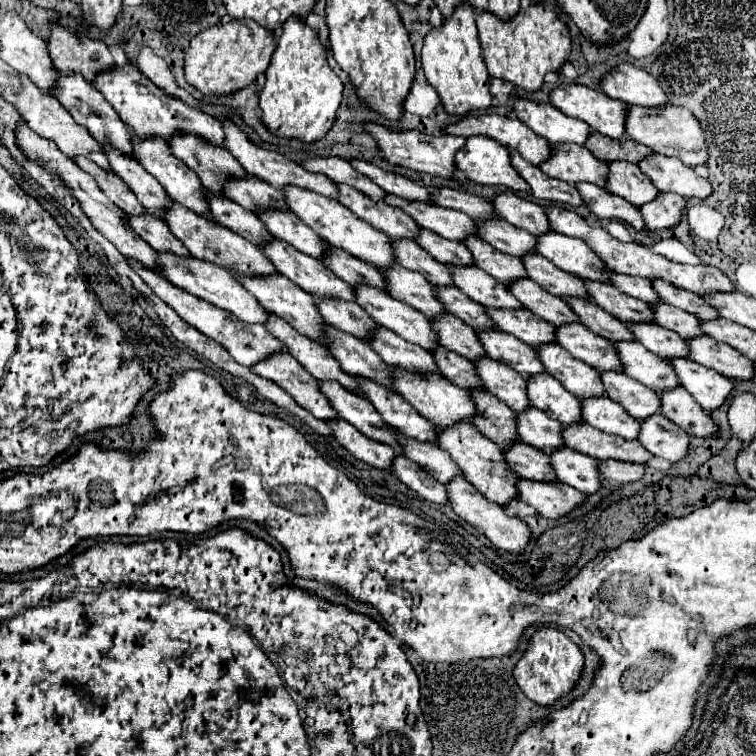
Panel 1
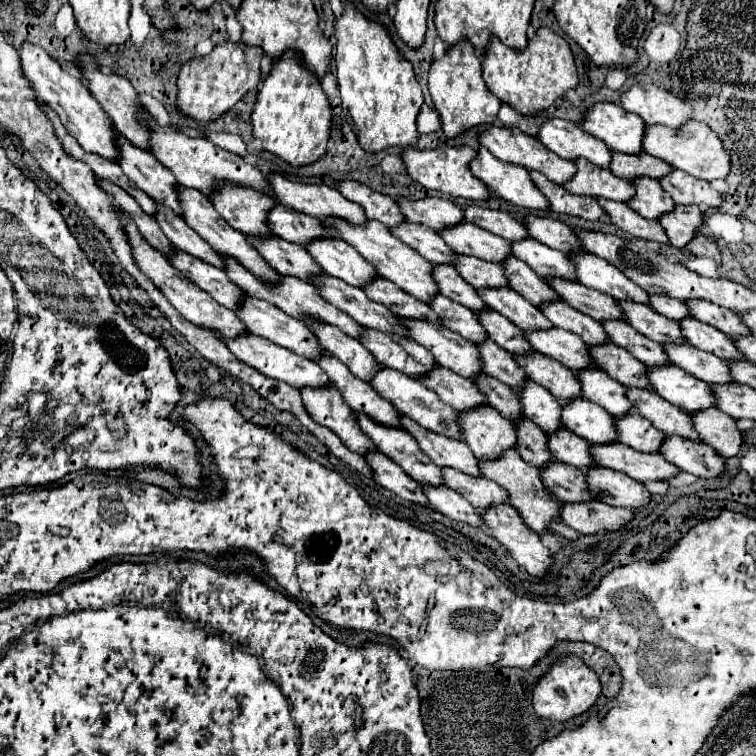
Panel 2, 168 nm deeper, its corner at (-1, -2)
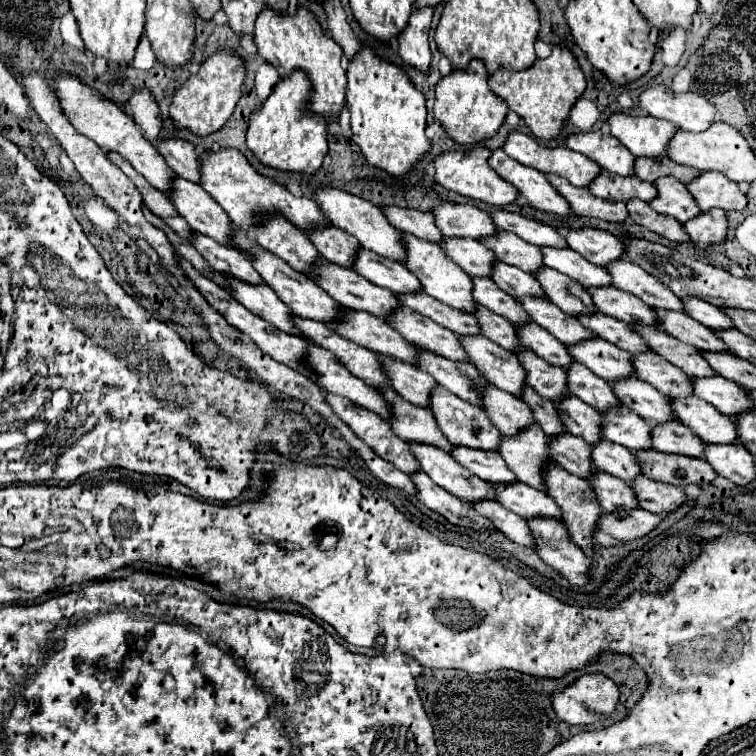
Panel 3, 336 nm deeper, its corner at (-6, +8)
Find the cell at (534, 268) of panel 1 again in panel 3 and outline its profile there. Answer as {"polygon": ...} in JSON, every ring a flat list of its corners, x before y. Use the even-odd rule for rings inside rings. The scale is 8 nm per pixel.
{"polygon":[[614,286,606,288,588,288,588,292,594,298,594,304,598,312,618,318,626,324,644,324,644,326,658,326,656,312,644,304,638,296,632,296,624,290,618,290]]}

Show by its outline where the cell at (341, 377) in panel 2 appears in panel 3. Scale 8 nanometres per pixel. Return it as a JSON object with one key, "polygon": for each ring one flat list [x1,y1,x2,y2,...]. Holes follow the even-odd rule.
{"polygon":[[380,388,384,400,392,406,392,430,406,442,430,444,444,452,452,448,450,440,436,428,436,420,432,420,432,412,426,408,418,408,400,398,392,388]]}

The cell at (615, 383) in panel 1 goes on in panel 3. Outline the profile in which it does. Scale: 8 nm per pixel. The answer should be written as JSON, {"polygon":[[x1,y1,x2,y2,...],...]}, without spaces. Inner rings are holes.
{"polygon":[[696,396,674,398,672,408,682,424,692,428,708,444,736,444,736,424,732,418,720,414,712,404]]}

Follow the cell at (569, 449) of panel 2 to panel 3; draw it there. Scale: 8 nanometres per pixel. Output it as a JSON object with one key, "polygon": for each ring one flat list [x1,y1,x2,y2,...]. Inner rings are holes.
{"polygon":[[600,440,598,444,594,444,592,460,600,472,620,476,620,480,624,482,632,480,632,476,642,474,640,464,636,464,636,456,628,448,610,440]]}

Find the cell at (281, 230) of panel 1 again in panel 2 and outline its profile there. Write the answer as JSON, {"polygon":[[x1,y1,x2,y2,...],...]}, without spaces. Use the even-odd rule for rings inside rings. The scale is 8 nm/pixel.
{"polygon":[[315,238,311,246,305,246,315,258,315,262,321,266,323,272,345,280,353,286,365,286,373,276,377,276,375,268,361,258,359,252,355,252,353,246,349,246,343,240,337,238]]}

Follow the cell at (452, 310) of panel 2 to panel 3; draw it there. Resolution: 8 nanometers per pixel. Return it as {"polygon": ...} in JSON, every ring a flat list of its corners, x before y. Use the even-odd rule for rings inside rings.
{"polygon":[[484,306,476,308,474,316,476,316,476,320,480,322,482,334,484,334,486,338,490,338,492,342,496,342,498,346,502,346,504,350,516,352,516,348,524,348,524,346,520,344,516,326,514,326,512,322,508,322,508,320,504,320,502,316,490,312,490,310,484,308]]}

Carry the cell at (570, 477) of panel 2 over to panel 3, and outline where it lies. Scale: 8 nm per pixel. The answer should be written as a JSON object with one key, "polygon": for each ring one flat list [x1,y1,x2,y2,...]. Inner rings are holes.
{"polygon":[[594,472,590,478,594,492,598,496,598,502,606,512,628,512,632,508,638,508,636,494,632,492,632,486,620,478,614,478,606,472]]}

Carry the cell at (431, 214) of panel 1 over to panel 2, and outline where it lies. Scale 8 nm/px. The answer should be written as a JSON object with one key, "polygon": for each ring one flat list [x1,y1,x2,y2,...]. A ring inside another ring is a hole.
{"polygon":[[465,220,459,222,459,226,447,226,447,230,439,230,437,234,457,254,469,254,497,264,511,256,511,242]]}

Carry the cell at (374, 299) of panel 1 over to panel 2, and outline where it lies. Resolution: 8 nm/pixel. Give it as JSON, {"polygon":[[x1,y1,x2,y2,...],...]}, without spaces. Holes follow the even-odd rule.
{"polygon":[[403,318,403,322,407,322,407,330,411,330,411,340,431,350,433,358,441,366,465,378,473,378,481,372,477,346,473,342,467,342,463,336,451,332,441,324,415,318]]}

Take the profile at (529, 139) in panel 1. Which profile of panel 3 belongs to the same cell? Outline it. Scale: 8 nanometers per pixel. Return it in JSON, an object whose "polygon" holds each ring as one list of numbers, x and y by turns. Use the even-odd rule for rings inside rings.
{"polygon":[[512,132,508,136,504,152,524,166,536,168,542,174,556,174,568,178,570,184,582,188,586,188,602,172,602,168,592,164,592,160,588,160,584,154,568,150,564,146,540,146,532,136,526,136,522,132]]}

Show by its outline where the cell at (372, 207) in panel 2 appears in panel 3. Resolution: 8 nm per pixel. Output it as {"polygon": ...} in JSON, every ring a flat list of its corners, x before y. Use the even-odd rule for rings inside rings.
{"polygon":[[384,206,382,208,386,218,400,230,400,232,408,232,420,240,426,242,442,242,444,236,440,232,440,228,434,224,434,216,432,212,418,212,418,210,410,210,410,208,396,208,396,206]]}

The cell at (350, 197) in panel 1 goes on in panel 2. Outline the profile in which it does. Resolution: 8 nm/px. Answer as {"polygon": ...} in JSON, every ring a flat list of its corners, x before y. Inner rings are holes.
{"polygon":[[401,222,399,226,395,226,395,230,391,230,391,234,399,236,399,240,409,244,431,264,451,264,453,260,455,252,445,244,445,240,437,232,427,230,427,226]]}

